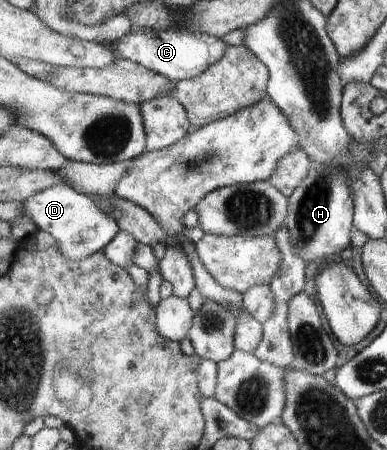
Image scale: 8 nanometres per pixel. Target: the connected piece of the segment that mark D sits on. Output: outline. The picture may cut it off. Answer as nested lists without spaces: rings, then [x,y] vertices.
[[[66,184],[54,185],[50,189],[44,189],[40,193],[28,197],[24,201],[24,213],[22,217],[30,217],[36,223],[38,229],[48,232],[62,247],[62,253],[70,261],[80,261],[90,255],[105,250],[118,233],[120,226],[113,217],[108,217],[98,204],[83,193]]]

